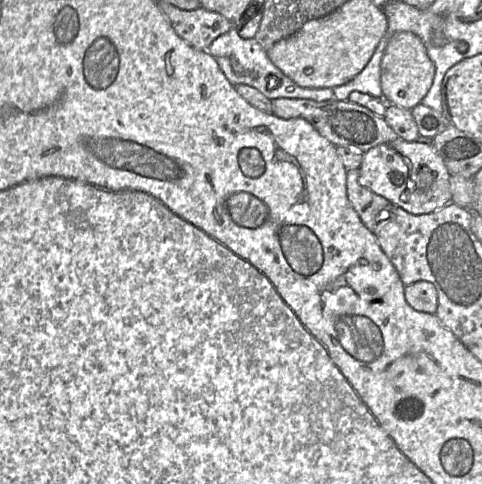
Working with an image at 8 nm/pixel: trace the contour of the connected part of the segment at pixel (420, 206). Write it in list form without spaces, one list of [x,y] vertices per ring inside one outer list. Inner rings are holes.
[[[396,138],[377,145],[363,154],[358,172],[362,186],[413,215],[437,211],[452,200],[450,173],[430,141],[405,141]],[[404,183],[407,183],[407,196],[403,195]]]

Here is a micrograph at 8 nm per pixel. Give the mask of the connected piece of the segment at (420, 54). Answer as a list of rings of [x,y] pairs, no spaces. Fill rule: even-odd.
[[[408,31],[396,32],[389,38],[381,61],[381,88],[387,104],[411,110],[421,103],[435,75],[435,65],[422,40]]]

